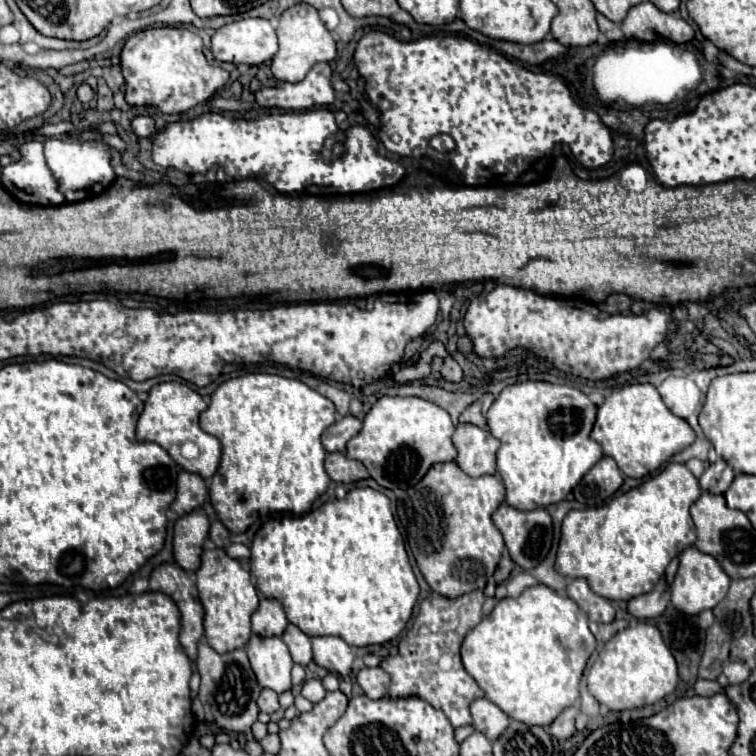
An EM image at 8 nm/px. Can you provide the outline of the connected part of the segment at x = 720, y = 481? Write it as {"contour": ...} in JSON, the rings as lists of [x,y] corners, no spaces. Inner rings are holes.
{"contour":[[[718,458],[700,476],[700,486],[702,490],[712,492],[712,494],[724,494],[728,486],[732,484],[732,480],[734,480],[734,470],[726,464],[726,460]]]}

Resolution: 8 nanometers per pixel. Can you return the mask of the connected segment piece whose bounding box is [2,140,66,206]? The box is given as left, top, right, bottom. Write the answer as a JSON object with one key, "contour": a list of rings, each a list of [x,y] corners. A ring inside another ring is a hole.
{"contour":[[[32,140],[22,144],[22,172],[2,172],[2,184],[4,188],[20,202],[26,204],[38,204],[38,206],[58,206],[64,204],[66,198],[58,188],[58,180],[54,178],[54,174],[50,172],[50,168],[44,162],[44,154],[42,154],[42,144]]]}

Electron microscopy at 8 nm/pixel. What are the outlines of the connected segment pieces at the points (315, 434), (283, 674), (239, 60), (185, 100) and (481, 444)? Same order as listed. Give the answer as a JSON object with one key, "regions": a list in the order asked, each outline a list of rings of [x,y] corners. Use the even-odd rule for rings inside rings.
{"regions":[[[[246,374],[220,384],[212,394],[210,406],[200,414],[200,428],[216,436],[222,444],[222,462],[210,484],[210,502],[222,524],[232,534],[240,534],[250,526],[250,514],[310,512],[314,500],[322,496],[330,484],[330,476],[324,470],[326,450],[320,438],[334,422],[334,404],[300,380],[276,374]]],[[[252,636],[246,646],[250,666],[256,674],[256,680],[262,688],[282,694],[292,688],[292,656],[288,646],[280,638],[260,638]]],[[[248,18],[222,26],[212,36],[212,54],[220,62],[258,66],[278,52],[276,32],[270,20]]],[[[184,27],[148,28],[148,30],[132,34],[126,40],[120,54],[122,76],[126,80],[126,102],[130,106],[154,106],[162,114],[182,114],[214,98],[218,90],[224,90],[224,86],[230,80],[230,74],[220,66],[208,64],[202,50],[204,50],[202,38],[195,31]]],[[[458,424],[454,432],[454,446],[458,450],[456,464],[468,476],[476,478],[496,474],[496,452],[500,448],[500,440],[488,430],[474,424]]]]}

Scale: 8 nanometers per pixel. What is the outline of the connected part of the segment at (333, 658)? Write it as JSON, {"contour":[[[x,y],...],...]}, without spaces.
{"contour":[[[316,636],[312,638],[314,662],[328,672],[336,672],[342,678],[350,674],[356,654],[340,636]]]}

